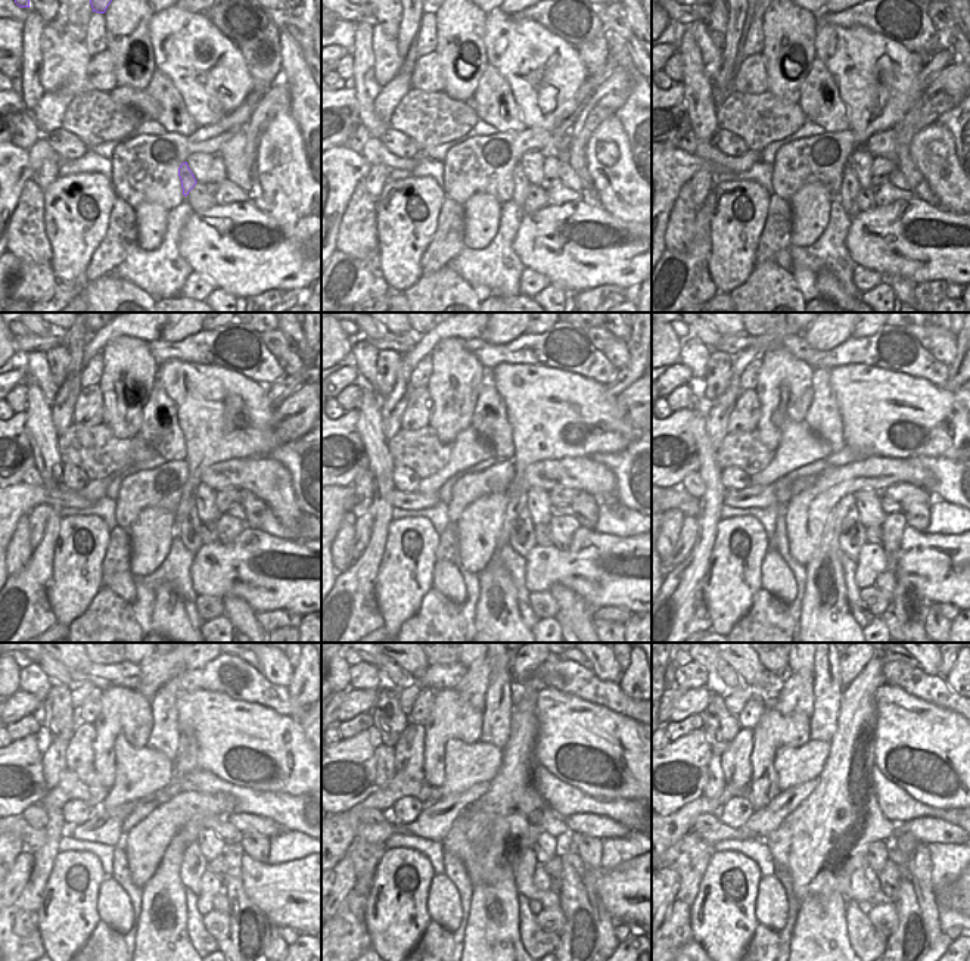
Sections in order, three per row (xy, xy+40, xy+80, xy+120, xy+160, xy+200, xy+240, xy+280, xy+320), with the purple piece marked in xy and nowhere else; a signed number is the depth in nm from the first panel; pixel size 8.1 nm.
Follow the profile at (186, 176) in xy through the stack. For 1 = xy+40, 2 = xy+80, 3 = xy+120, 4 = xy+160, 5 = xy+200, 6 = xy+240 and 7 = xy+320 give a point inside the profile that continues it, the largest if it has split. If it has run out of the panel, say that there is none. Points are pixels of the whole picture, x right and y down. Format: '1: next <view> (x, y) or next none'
1: next xy+40 (521, 184)
2: next xy+80 (848, 192)
3: next xy+120 (189, 538)
4: next xy+160 (521, 543)
5: next xy+200 (849, 543)
6: next xy+240 (190, 874)
7: next xy+320 (858, 889)

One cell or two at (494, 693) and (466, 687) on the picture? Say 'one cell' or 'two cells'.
two cells

